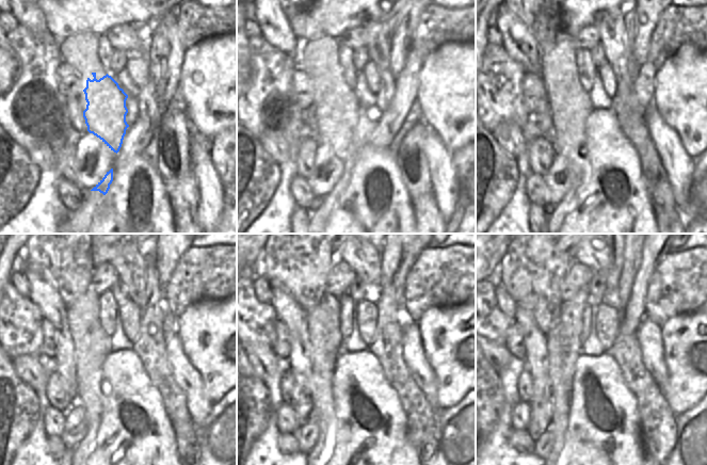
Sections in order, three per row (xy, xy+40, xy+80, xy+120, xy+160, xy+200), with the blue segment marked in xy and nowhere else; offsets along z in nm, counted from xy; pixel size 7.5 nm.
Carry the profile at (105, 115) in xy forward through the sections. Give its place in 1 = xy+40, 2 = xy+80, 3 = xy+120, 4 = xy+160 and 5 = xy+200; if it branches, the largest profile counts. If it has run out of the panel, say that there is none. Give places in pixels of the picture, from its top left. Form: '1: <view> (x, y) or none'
1: xy+40 (342, 109)
2: xy+80 (575, 115)
3: xy+120 (95, 354)
4: xy+160 (332, 352)
5: xy+200 (568, 350)

